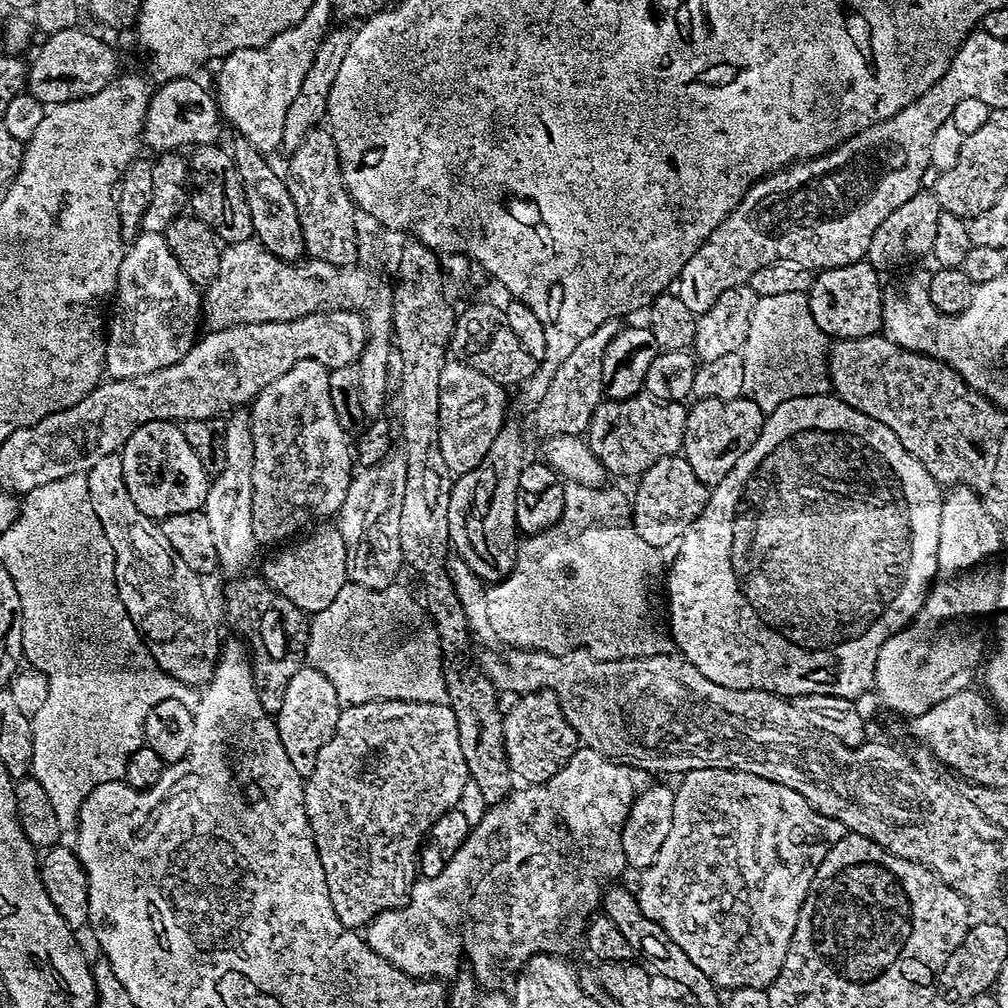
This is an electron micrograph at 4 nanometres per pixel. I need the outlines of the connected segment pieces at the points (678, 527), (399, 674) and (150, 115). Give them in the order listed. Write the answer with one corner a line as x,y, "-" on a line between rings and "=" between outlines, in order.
682,454
667,456
644,475
639,477
636,488
636,497
631,497
632,524
638,530
638,536
650,542
650,546
664,550
667,544
675,545
684,531
702,514
702,510
708,501
709,485
703,484
690,470
690,462
=
347,582
338,596
321,612
311,617
308,626
307,663
316,668
334,686
341,706
371,700
413,700
427,704
446,704
444,660
440,657
440,639
423,603
412,596
399,596
392,588
361,588
=
180,77
161,83
153,91
148,104
147,116
144,119
145,147
154,150
156,154
184,150
198,145
217,144
222,138
223,119
219,111
219,103
198,82
195,77

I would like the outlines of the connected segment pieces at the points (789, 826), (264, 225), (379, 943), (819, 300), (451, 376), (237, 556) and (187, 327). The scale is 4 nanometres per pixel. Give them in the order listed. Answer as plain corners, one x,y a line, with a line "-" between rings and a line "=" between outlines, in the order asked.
703,768
683,773
679,780
680,785
675,785
674,788
676,793
674,822
670,822
670,834
666,834
666,842
662,842
658,858
654,858
651,866
639,873
640,885
635,885
634,888
636,900
642,906
642,912
654,922
658,922
658,926
662,926
662,930
666,930
666,934
670,934
670,938
674,938
674,942
678,942
678,946
682,946
682,950
690,954
690,962
694,962
694,966
698,966
698,970
702,970
706,978
713,980
717,989
733,990
740,987
767,989
768,985
774,982
774,978
778,978
782,962
786,962
786,950
790,950
790,938
794,938
794,926
798,926
798,910
810,890
810,882
822,858
826,858
829,850
845,836
844,824
831,820
829,816
823,816
813,808
809,800
802,798
802,794
761,776
738,772
735,768
=
237,135
235,139
230,144
230,151
238,170
238,178
242,178
242,190
246,190
246,202
250,202
250,222
255,239
266,246
270,254
283,260
299,261
305,255
302,225
285,177
279,171
276,173
268,161
271,159
244,136
=
587,746
577,747
576,753
550,778
545,784
529,784
520,786
520,789
509,791
502,800
497,800
487,809
485,816
476,825
469,827
468,837
458,846
458,850
446,862
446,866
436,876
426,876
417,879
413,883
412,889
408,892
408,902
400,908
388,908
385,912
380,912
369,924
364,925
362,935
364,941
386,962
390,962
398,970
402,970
408,976
417,978
439,978
441,981
451,981
452,977
459,971
462,957
465,952
467,959
476,976
476,981
480,986
500,986
507,976
515,977
524,968
531,956
541,954
551,954
561,958
567,957
568,951
575,944
581,943
584,929
594,913
602,904
602,886
607,885
620,871
625,871
624,851
622,850
622,830
628,817
628,811
636,795
644,791
649,783
650,776
643,768
632,768
629,764
619,764
616,760
611,760
609,756
604,756
=
867,262
825,268
815,273
812,289
806,295
814,322
818,322
825,336
836,340
866,338
883,329
884,290
880,278
881,273
=
452,358
447,361
442,382
440,383
440,441
442,442
442,458
446,458
446,466
450,466
453,474
469,472
482,462
486,450
490,450
490,442
498,434
498,430
506,422
504,411
508,408
508,396
505,385
494,382
494,378
486,378
469,364
=
236,410
227,417
225,426
225,465
220,473
211,477
203,512
214,534
214,550
218,550
219,571
229,572
235,578
247,573
256,560
258,543
254,534
254,434
247,411
=
141,231
131,241
122,266
118,266
115,304
104,346
104,367
114,380
138,378
174,366
174,362
186,358
202,328
201,289
178,266
178,258
174,258
163,232

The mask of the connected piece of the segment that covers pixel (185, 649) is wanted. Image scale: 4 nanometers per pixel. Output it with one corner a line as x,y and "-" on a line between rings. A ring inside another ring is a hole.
106,454
106,458
101,458
86,475
94,514
98,514
98,522
102,522
102,530
106,530
110,546
114,546
114,570
122,606
126,606
126,614
140,631
140,637
144,639
156,666
183,684
207,684
220,657
222,636
216,633
216,624
212,621
212,608
204,593
205,581
190,570
182,558
178,558
174,546
170,546
166,534
162,534
159,523
134,506
134,498
130,498
130,490
126,490
126,474
122,474
122,455

